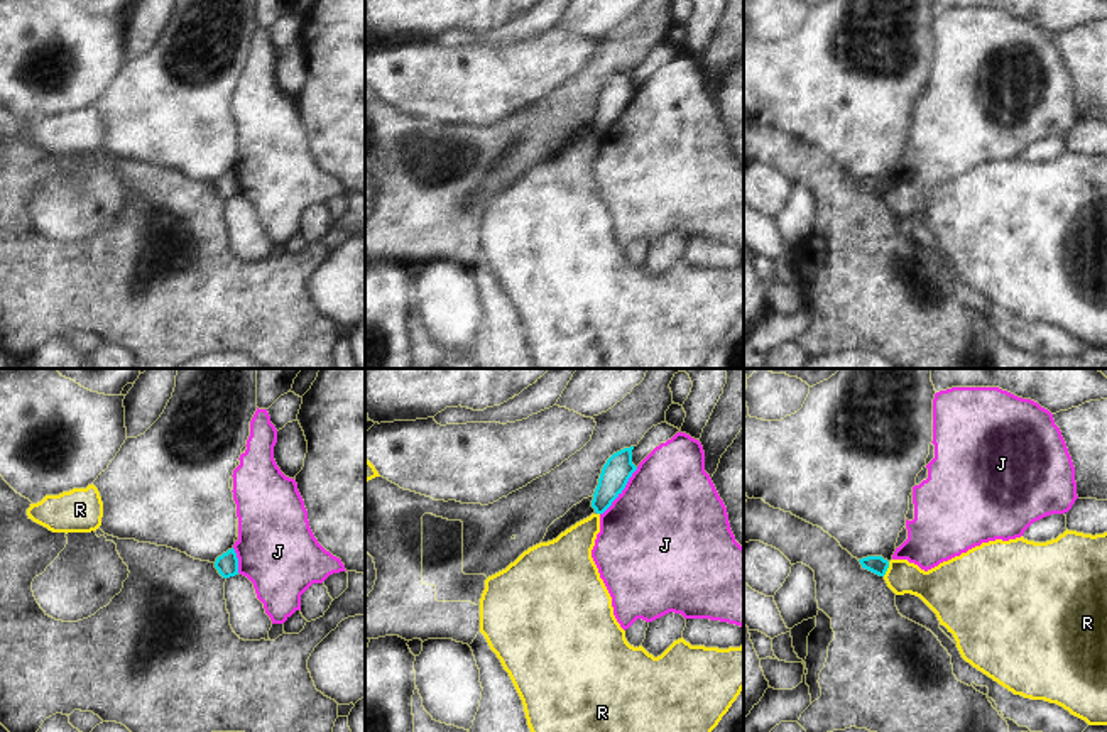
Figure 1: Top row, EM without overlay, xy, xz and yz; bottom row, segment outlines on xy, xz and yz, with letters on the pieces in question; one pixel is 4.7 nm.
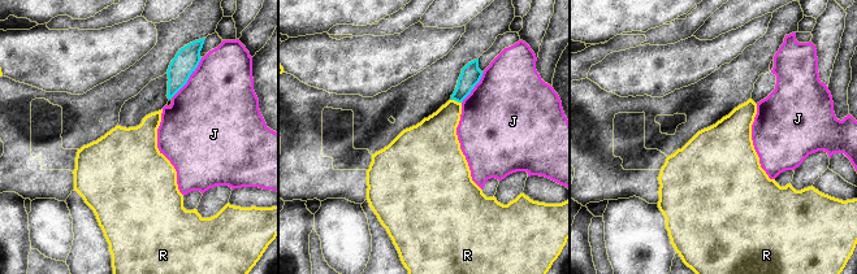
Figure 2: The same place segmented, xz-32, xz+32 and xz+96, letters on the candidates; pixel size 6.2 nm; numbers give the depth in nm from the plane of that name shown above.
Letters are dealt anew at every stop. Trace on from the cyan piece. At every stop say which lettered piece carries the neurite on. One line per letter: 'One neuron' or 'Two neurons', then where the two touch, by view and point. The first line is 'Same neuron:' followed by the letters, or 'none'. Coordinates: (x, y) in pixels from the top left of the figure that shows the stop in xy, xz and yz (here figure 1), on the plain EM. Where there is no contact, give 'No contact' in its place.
Same neuron: none
J: Two neurons. Touches cyan at xz (622, 110)
R: Two neurons. Touches cyan at yz (888, 188).

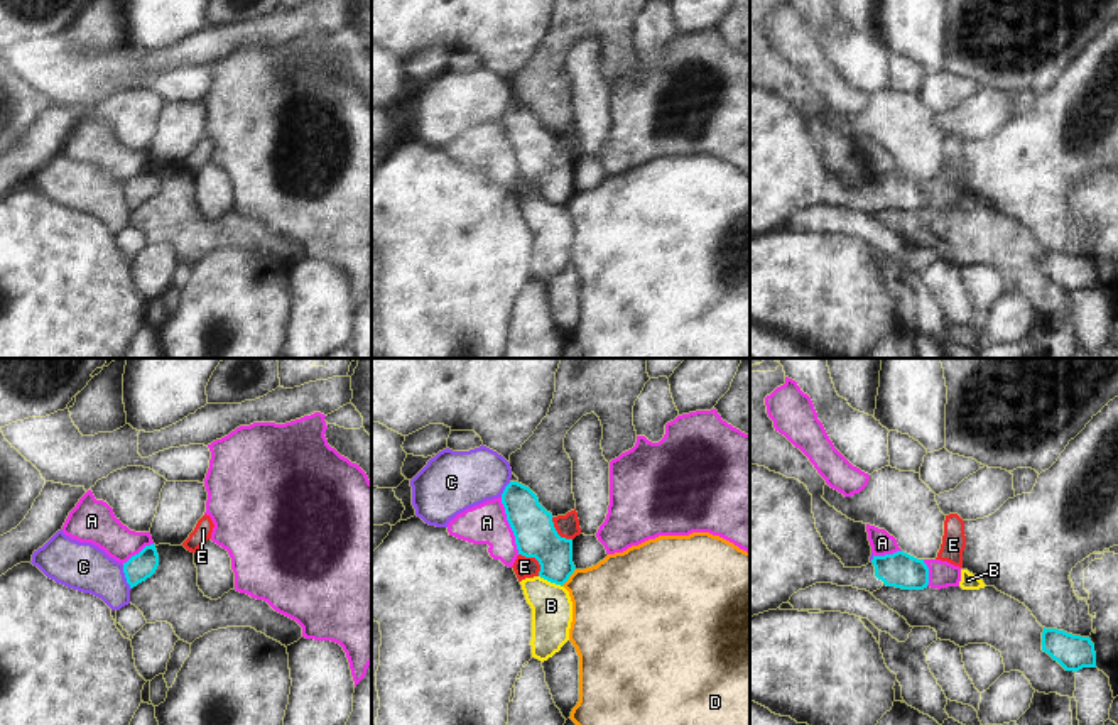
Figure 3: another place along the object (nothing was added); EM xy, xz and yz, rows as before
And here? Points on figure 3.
Same neuron: none
A: Two neurons. Touches cyan at xz (510, 147)
B: Two neurons. Touches cyan at xz (551, 203)
C: Two neurons. Touches cyan at xy (125, 198)
D: Two neurons. Touches cyan at xz (569, 196)
E: Two neurons. Touches cyan at xz (536, 179).

